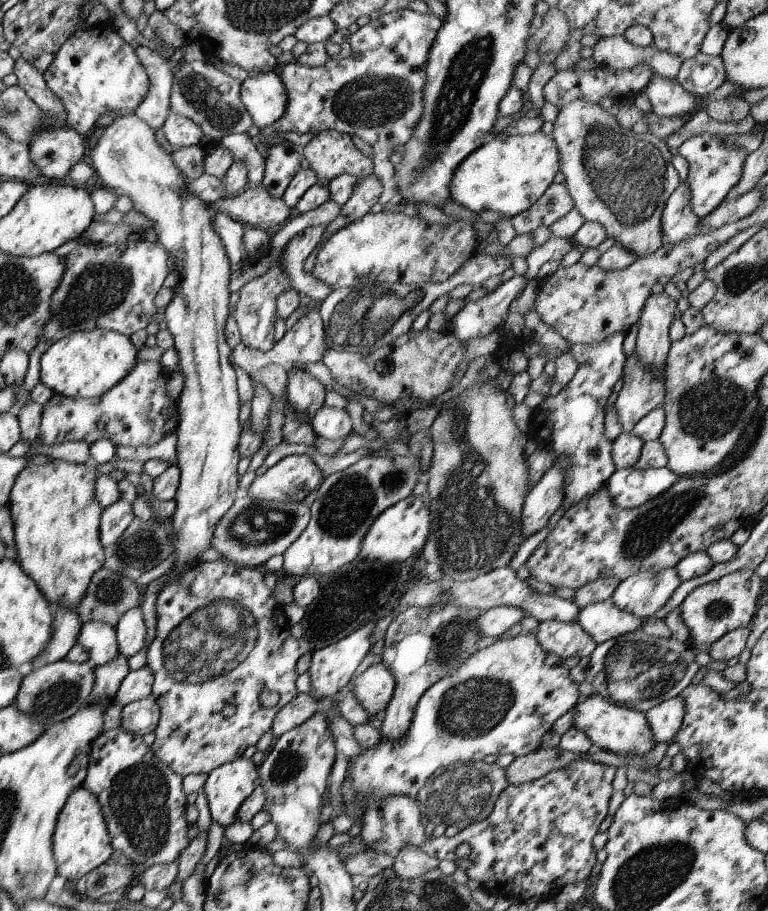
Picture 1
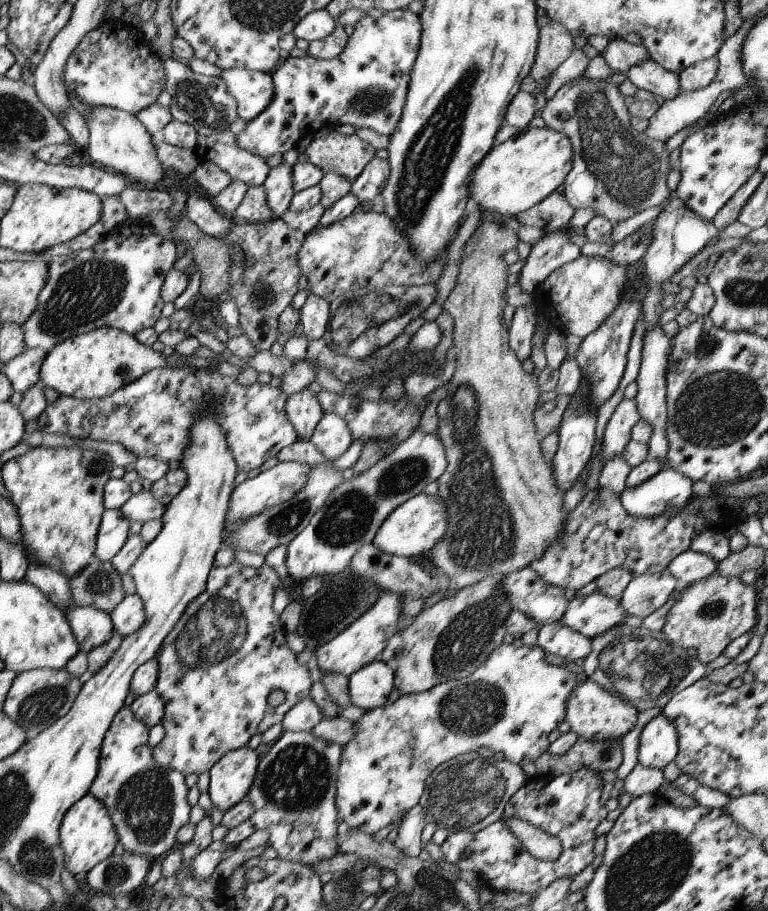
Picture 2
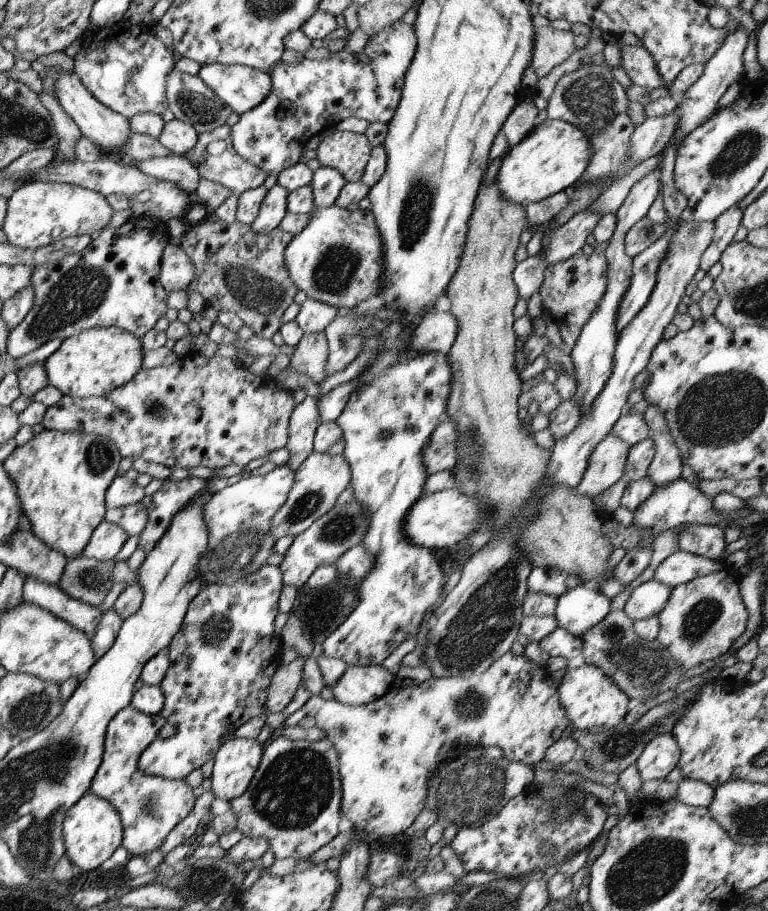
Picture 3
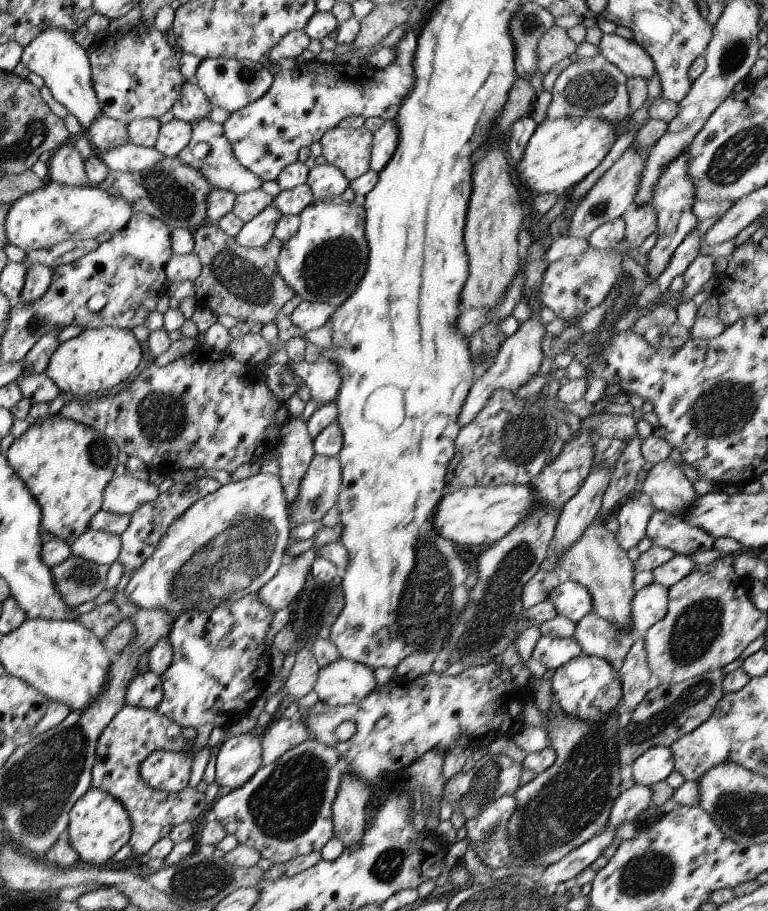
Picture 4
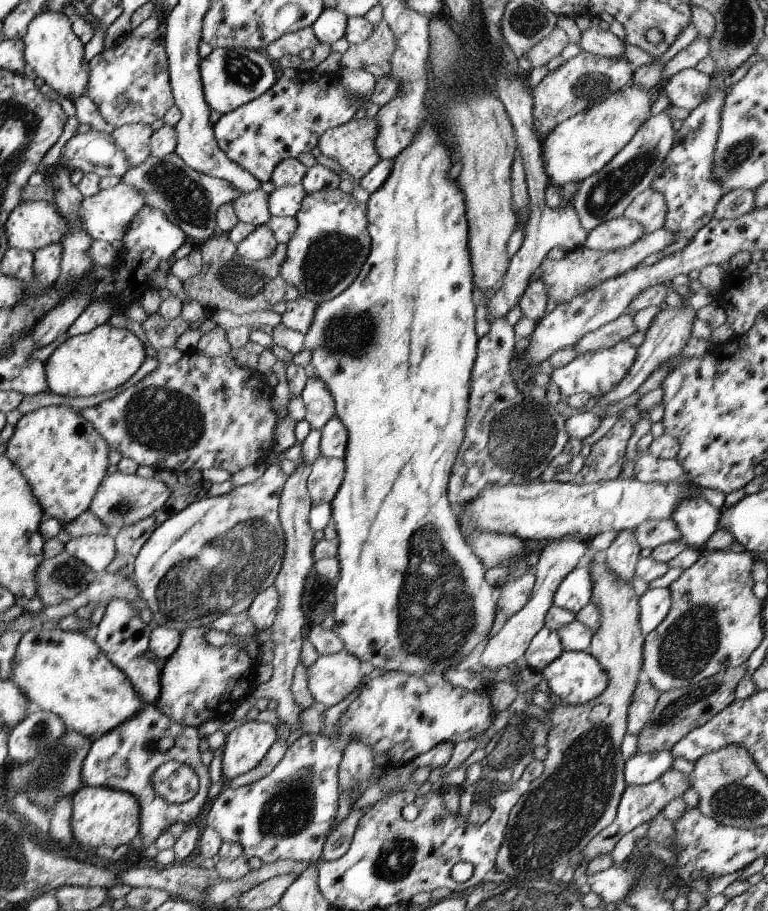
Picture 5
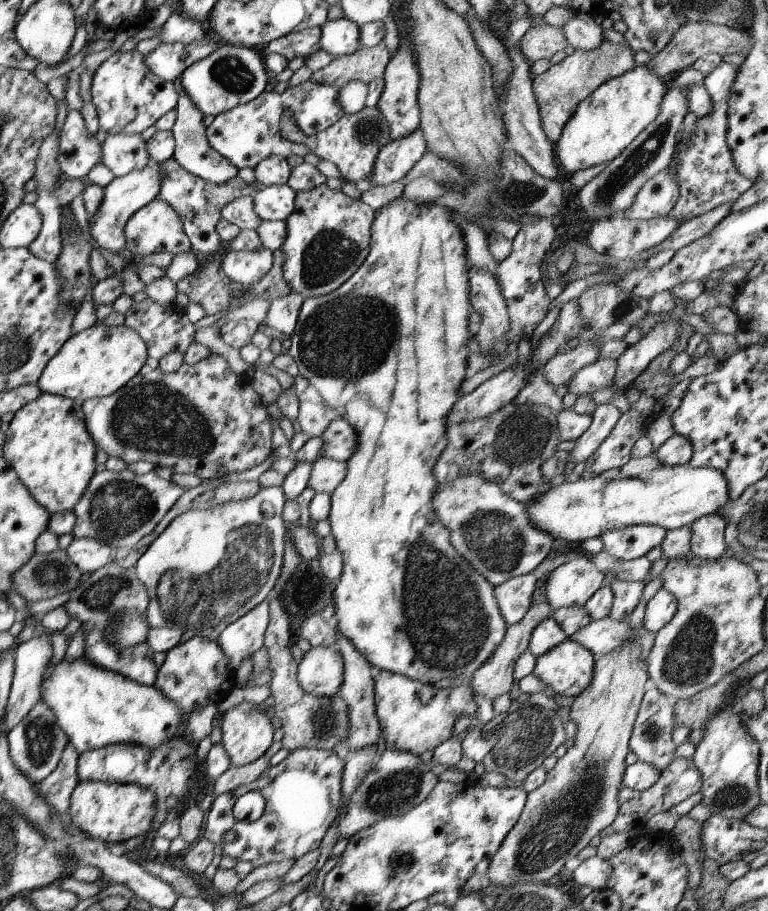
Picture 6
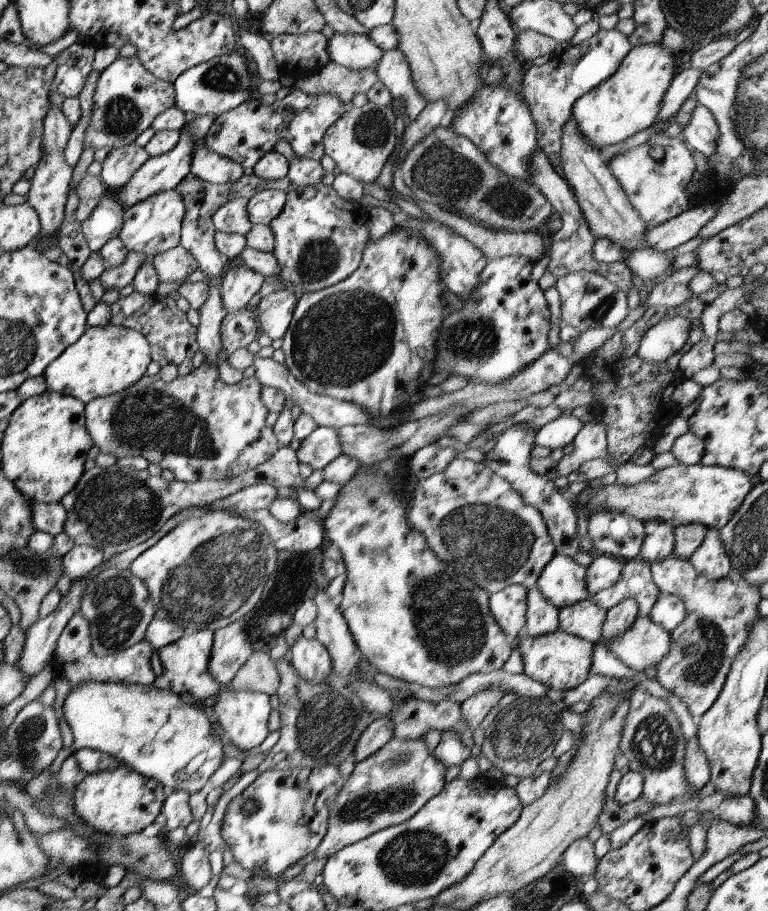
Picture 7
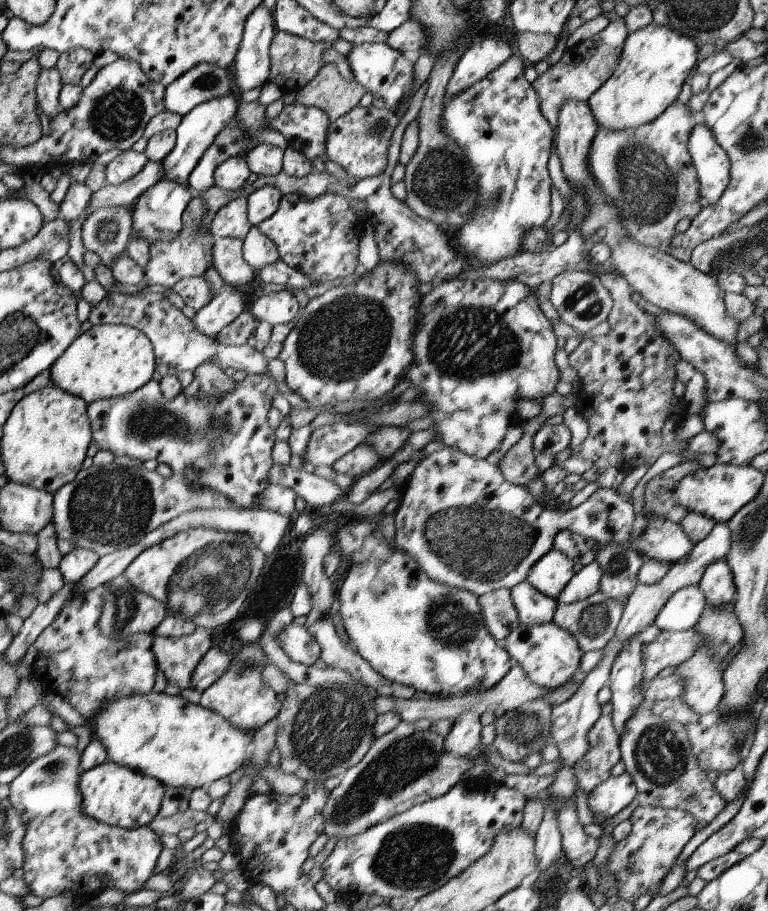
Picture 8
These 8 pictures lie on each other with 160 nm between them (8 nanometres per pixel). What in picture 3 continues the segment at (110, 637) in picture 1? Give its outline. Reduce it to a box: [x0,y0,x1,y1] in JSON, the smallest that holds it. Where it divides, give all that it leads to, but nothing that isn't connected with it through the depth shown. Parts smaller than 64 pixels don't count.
[22,577,103,635]

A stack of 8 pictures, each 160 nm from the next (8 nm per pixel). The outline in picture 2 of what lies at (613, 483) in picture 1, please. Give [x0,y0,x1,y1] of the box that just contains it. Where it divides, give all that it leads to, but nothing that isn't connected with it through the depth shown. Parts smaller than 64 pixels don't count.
[618,467,693,520]

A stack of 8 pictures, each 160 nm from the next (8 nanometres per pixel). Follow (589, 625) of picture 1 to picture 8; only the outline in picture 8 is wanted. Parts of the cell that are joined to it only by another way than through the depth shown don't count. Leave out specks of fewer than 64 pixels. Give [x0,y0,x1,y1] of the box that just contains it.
[526,548,574,599]

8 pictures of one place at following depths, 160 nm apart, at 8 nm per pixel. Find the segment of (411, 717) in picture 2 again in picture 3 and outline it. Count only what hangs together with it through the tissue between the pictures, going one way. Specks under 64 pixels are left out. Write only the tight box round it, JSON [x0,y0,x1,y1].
[281,652,569,838]

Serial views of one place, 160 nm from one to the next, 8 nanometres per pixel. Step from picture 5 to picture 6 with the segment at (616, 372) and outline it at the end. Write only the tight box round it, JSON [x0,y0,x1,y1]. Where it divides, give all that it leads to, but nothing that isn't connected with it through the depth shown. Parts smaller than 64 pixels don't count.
[566,357,616,395]

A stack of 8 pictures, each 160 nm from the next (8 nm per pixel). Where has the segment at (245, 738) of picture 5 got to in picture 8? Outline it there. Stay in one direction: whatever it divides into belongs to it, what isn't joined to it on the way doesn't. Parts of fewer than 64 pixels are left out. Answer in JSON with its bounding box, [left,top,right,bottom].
[198,643,280,733]

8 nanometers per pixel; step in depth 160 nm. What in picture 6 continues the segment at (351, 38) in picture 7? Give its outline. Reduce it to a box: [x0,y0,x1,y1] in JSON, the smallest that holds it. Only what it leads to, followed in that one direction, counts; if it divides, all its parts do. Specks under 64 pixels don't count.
[320,17,361,57]

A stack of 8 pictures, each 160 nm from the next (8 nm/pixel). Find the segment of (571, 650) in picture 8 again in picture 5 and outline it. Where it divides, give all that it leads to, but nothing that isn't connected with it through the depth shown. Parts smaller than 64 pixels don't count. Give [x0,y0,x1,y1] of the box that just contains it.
[540,651,608,705]

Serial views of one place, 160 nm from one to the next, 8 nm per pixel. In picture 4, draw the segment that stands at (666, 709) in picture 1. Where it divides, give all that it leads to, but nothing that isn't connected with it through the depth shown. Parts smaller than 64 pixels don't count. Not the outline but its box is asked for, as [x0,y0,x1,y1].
[630,745,674,787]

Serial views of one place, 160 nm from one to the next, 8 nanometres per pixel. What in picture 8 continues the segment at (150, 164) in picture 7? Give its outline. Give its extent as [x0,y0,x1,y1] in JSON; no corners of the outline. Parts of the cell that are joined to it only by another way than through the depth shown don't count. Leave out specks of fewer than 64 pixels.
[160,94,237,185]

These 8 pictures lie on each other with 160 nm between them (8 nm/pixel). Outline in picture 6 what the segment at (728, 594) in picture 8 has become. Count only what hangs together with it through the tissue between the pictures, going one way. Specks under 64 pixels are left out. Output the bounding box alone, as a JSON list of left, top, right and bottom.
[687,513,727,560]

